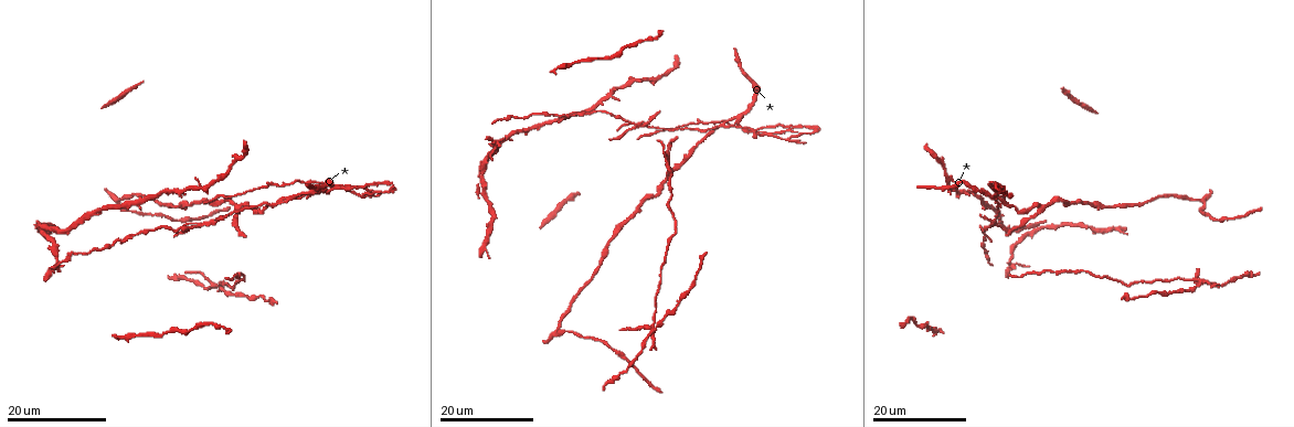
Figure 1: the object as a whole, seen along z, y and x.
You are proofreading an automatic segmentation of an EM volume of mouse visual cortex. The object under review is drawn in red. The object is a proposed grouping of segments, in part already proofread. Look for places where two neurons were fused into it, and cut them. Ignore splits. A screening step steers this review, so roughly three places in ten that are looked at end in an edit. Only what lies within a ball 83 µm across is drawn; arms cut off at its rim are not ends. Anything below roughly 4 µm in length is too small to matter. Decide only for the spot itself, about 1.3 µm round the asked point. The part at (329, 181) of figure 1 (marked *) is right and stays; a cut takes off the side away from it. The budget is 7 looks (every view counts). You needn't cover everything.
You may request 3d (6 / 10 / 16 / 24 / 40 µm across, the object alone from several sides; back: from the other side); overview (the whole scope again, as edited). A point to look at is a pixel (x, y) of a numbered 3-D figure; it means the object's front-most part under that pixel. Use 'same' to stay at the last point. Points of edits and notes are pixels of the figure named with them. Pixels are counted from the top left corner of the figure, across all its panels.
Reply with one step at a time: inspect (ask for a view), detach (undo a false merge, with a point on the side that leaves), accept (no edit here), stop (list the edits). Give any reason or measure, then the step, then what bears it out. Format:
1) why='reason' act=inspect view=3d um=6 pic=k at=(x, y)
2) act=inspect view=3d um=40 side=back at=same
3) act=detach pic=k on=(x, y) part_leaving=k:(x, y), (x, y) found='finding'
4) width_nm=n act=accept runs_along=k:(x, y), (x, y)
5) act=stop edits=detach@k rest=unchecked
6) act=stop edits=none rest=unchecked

act=inspect view=3d um=16 pic=1 at=(1037, 213)

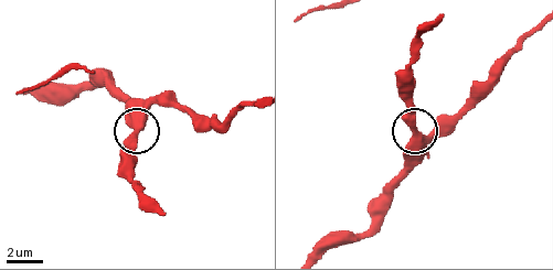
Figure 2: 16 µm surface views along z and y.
act=inspect view=3d um=6 pic=2 at=(139, 128)

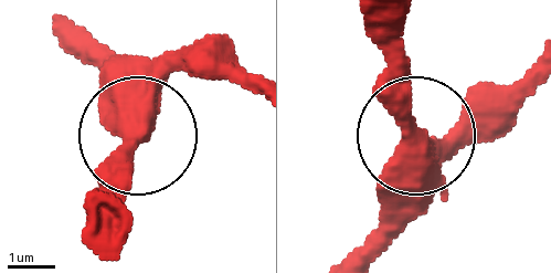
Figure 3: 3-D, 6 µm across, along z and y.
width_nm=490 act=accept runs_along=3:(536, 61), (453, 133), (413, 145), (373, 235) found='continuous, no second neuron'

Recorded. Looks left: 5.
act=inspect view=3d um=16 pic=1 at=(293, 200)

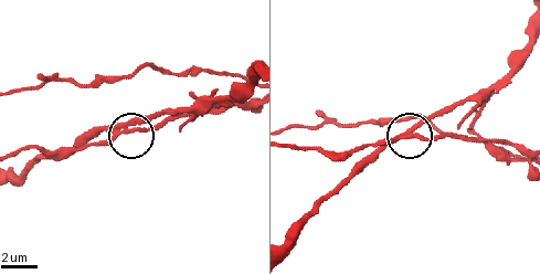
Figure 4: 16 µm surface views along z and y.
why='closer look' act=inspect view=3d um=6 pic=4 at=(134, 129)

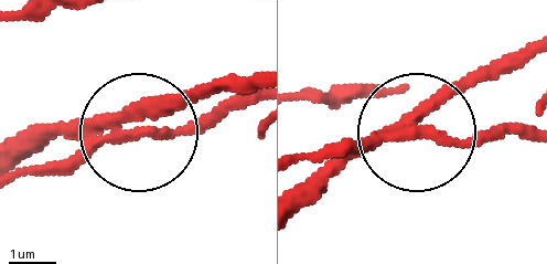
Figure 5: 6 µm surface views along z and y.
arms=3 act=detach pic=5 on=(47, 162) part_leaving=5:(106, 135), (27, 171) found='a second neuron is stuck on'

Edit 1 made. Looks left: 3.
act=inspect view=3d um=24 pic=1 at=(652, 334)

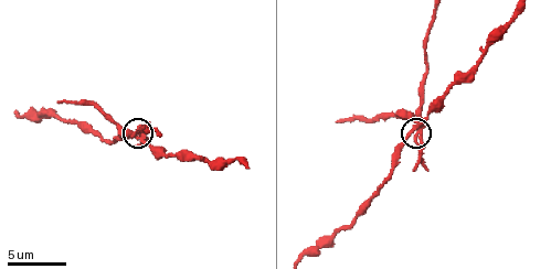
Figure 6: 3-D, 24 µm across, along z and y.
act=inspect view=3d um=10 pic=6 at=(417, 126)

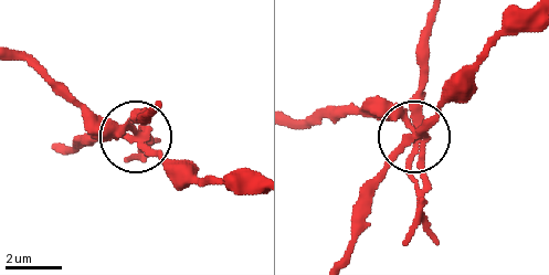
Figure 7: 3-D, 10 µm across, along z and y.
act=inspect view=3d um=10 side=back pic=7 at=(127, 135)

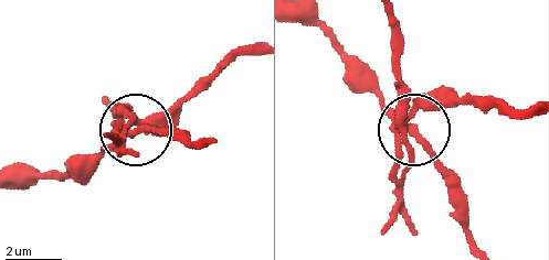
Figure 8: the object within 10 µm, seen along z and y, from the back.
arms=3 act=detach pic=8 on=(431, 96) found='two neurons meet here'

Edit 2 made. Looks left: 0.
act=stop edits=detach@5,detach@8 rest=unchecked

